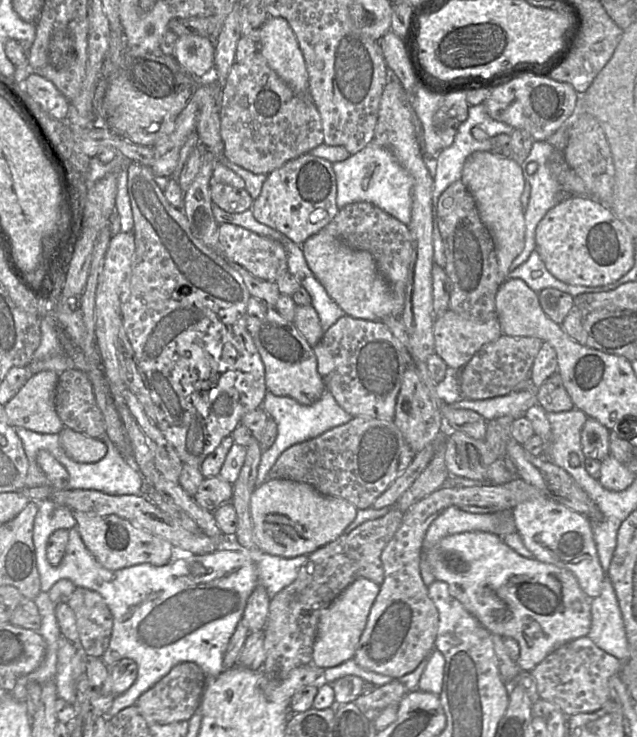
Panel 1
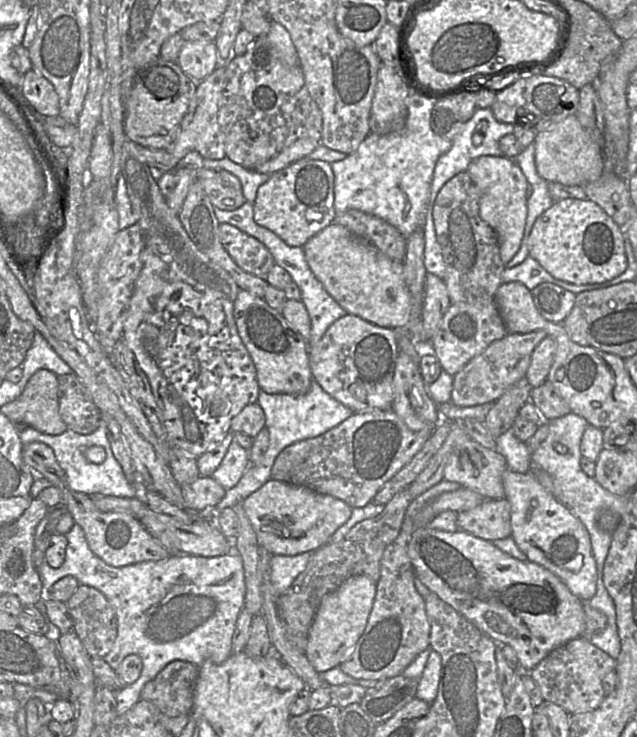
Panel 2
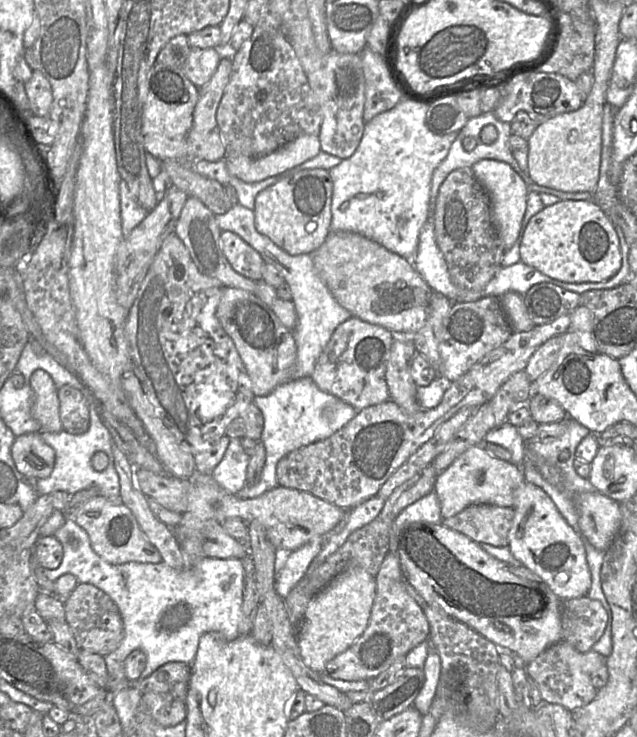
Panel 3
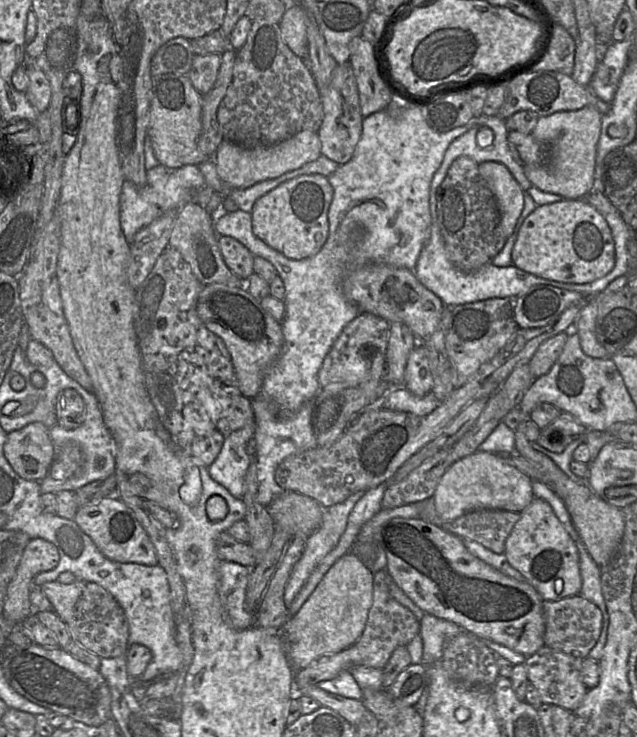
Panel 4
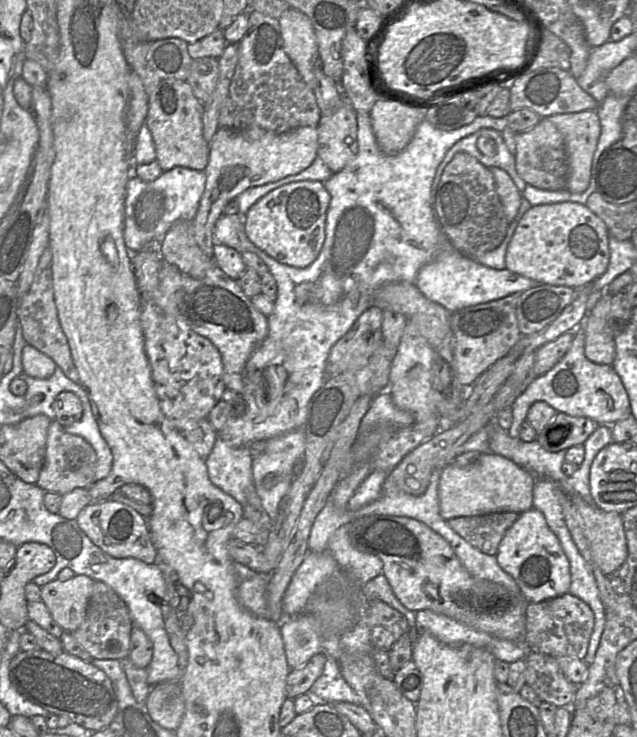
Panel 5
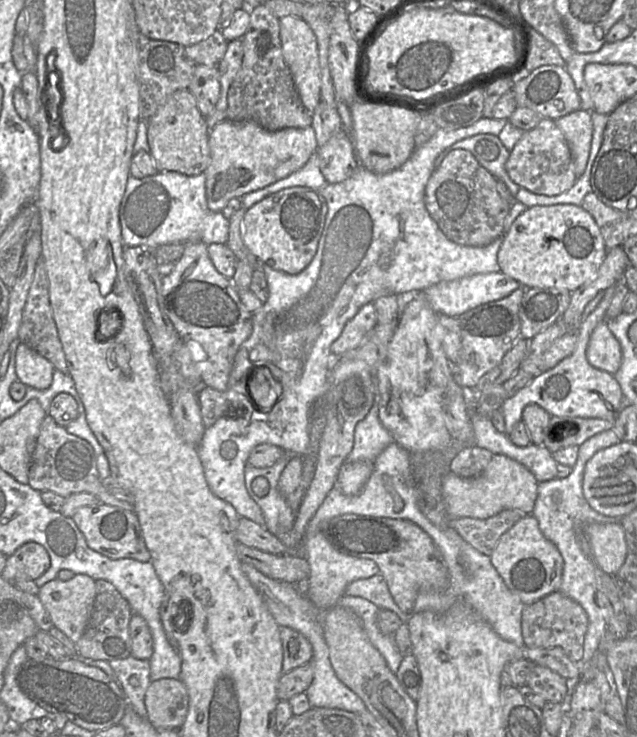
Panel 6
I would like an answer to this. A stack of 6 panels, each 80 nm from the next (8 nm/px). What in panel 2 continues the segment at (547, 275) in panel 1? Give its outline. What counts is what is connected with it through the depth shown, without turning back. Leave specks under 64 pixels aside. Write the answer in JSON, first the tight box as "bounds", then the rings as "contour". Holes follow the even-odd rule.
{"bounds":[502,256,608,296],"contour":[[[528,256],[521,264],[513,268],[505,268],[502,273],[502,283],[509,282],[521,282],[524,284],[530,291],[543,283],[551,283],[556,286],[559,286],[565,290],[568,290],[576,296],[579,293],[602,289],[608,286],[601,286],[593,288],[592,284],[584,285],[575,285],[572,283],[564,282],[558,280],[551,276],[534,258]]]}

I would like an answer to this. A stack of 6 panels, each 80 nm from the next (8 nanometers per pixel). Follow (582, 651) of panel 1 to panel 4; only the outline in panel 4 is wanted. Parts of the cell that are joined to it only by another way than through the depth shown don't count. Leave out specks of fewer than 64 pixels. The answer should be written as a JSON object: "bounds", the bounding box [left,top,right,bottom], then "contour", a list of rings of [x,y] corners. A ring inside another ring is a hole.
{"bounds":[524,646,588,712],"contour":[[[543,646],[526,657],[524,664],[528,681],[536,688],[542,703],[561,706],[572,712],[581,704],[588,691],[581,678],[582,661],[582,658]]]}

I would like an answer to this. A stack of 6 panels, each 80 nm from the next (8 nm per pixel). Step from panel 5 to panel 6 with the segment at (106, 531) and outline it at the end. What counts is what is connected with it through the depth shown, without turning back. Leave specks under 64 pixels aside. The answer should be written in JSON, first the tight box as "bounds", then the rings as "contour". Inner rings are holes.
{"bounds":[71,503,151,562],"contour":[[[98,503],[94,506],[79,508],[71,519],[83,534],[90,549],[110,559],[131,558],[140,562],[151,560],[134,511]]]}

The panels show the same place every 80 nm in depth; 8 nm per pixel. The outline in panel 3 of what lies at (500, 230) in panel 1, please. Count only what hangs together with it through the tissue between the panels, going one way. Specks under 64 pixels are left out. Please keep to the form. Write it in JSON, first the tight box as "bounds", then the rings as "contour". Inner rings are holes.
{"bounds":[471,159,527,251],"contour":[[[482,159],[474,163],[471,169],[489,194],[492,220],[507,251],[512,248],[519,236],[526,210],[527,185],[509,164],[499,160]]]}

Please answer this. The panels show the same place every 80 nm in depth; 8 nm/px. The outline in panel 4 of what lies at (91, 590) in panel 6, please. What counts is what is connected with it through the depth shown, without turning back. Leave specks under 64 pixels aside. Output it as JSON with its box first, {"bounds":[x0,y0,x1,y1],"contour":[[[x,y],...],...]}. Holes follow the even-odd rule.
{"bounds":[37,579,88,623],"contour":[[[76,579],[70,584],[61,584],[55,580],[46,582],[37,588],[39,588],[50,601],[52,611],[66,623],[71,620],[74,606],[86,583],[88,582]]]}

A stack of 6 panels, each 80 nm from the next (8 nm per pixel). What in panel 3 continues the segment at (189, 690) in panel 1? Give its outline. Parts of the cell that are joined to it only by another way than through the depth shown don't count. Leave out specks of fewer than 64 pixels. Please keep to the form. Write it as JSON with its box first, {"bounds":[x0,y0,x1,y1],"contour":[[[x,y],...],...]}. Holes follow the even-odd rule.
{"bounds":[129,662,191,703],"contour":[[[170,662],[141,682],[131,681],[129,687],[137,688],[141,694],[148,692],[169,694],[172,698],[185,703],[190,675],[191,666],[181,662]]]}

